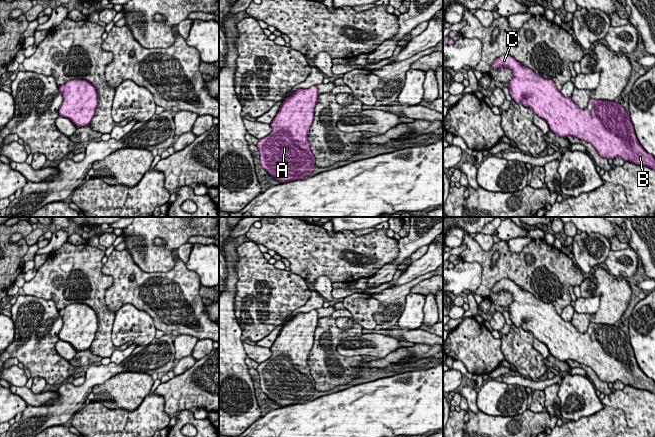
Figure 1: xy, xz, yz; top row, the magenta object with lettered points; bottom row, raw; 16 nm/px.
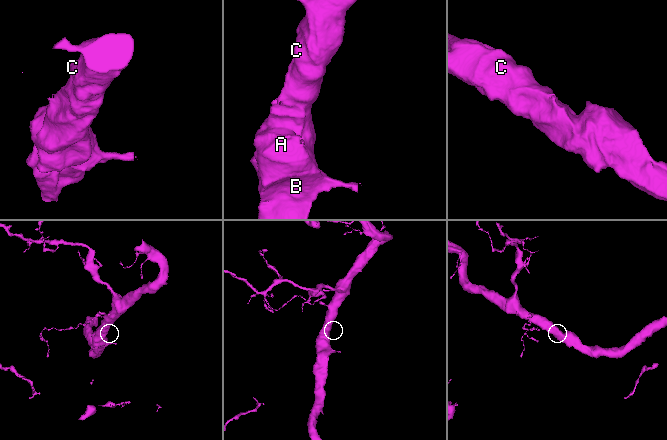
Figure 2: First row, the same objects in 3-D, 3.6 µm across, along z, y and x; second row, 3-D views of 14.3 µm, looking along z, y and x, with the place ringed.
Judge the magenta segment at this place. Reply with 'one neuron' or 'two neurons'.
one neuron

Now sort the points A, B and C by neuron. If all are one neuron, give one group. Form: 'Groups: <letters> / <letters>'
Groups: A B C

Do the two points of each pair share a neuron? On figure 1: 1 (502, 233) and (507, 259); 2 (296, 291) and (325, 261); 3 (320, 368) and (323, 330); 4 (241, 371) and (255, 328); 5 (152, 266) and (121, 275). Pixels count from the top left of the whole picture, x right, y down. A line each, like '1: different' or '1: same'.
1: different
2: different
3: same
4: different
5: different

